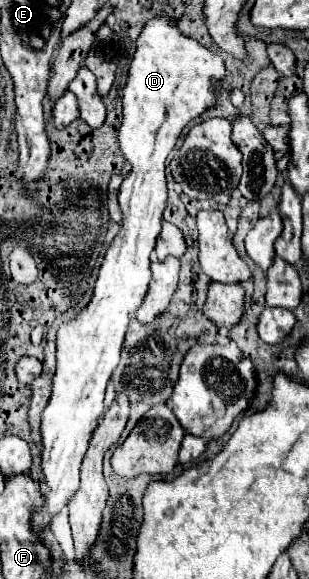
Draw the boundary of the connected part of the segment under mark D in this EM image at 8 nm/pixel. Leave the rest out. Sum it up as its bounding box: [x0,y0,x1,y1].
[31,18,225,536]

